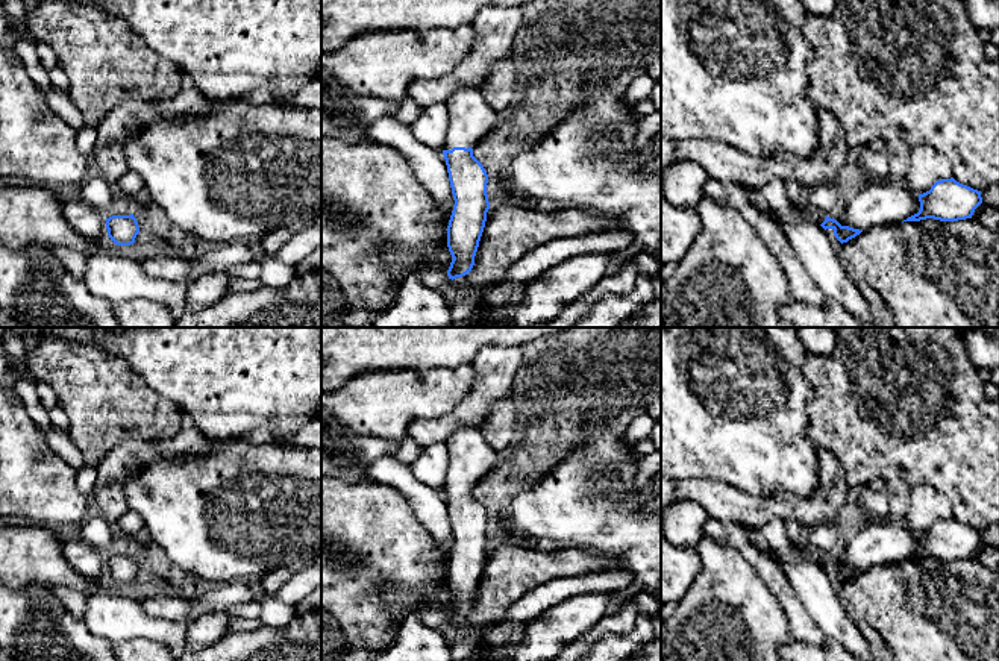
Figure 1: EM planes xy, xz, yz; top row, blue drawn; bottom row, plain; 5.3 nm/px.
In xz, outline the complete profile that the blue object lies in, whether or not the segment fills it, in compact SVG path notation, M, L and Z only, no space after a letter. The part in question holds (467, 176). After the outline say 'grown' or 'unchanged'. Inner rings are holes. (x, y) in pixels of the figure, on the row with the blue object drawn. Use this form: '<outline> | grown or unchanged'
M476 88L455 91L446 106L449 130L443 155L455 200L446 229L447 247L453 258L447 276L453 280L471 271L490 209L488 174L473 156L473 147L502 117L487 105Z | grown

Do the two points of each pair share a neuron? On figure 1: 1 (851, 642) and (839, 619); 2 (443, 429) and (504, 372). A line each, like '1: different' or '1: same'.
1: same
2: same

